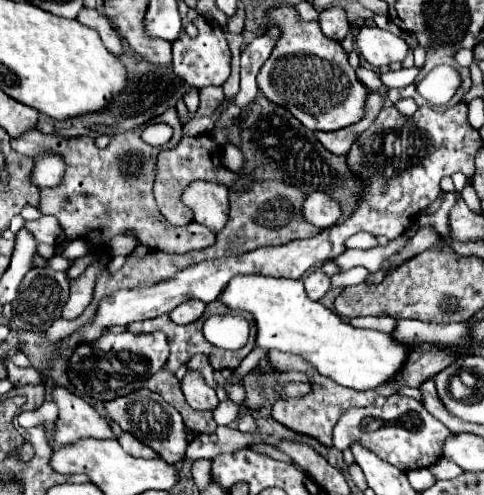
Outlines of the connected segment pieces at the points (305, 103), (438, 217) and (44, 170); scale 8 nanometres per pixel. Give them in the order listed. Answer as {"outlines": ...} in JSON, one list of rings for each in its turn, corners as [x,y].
{"outlines":[[[[293,5],[277,7],[269,17],[273,25],[283,29],[283,35],[257,75],[265,97],[289,109],[311,131],[339,131],[363,119],[369,91],[357,79],[343,47],[327,39],[317,21],[299,21]]],[[[445,193],[445,201],[443,201],[441,209],[439,209],[437,213],[433,213],[433,215],[419,215],[419,217],[417,217],[419,225],[421,225],[421,227],[431,225],[431,227],[435,227],[435,229],[437,229],[437,233],[439,233],[441,237],[449,239],[449,237],[451,237],[451,227],[449,227],[449,211],[453,209],[455,199],[457,199],[457,193]]],[[[45,153],[35,159],[35,169],[33,169],[31,179],[37,187],[55,187],[55,185],[59,185],[63,171],[65,171],[63,159],[57,155]]]]}

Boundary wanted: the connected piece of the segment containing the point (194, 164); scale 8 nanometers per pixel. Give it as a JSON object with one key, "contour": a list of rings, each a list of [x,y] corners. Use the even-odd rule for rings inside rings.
{"contour":[[[185,137],[181,139],[181,143],[167,151],[167,153],[159,153],[157,157],[157,175],[155,175],[155,199],[157,205],[163,213],[163,217],[173,223],[173,225],[189,225],[193,221],[193,211],[187,209],[181,201],[181,193],[183,189],[197,179],[207,179],[207,181],[219,181],[227,187],[231,187],[237,179],[237,175],[233,175],[233,171],[225,169],[221,163],[221,149],[213,149],[215,143],[203,143],[203,137]]]}

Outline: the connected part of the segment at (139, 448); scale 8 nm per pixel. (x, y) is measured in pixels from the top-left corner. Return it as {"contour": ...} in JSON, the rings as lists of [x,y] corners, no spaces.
{"contour":[[[123,431],[121,435],[119,435],[119,439],[117,439],[119,443],[121,443],[121,447],[129,453],[129,455],[133,455],[133,457],[143,457],[143,459],[157,459],[157,453],[155,451],[151,451],[147,445],[143,445],[139,439],[135,439],[133,435],[129,435],[127,431]]]}

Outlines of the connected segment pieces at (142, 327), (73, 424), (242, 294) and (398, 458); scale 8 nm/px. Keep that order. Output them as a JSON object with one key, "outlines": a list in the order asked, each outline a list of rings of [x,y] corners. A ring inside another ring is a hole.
{"outlines":[[[[161,315],[149,321],[137,321],[133,325],[129,325],[131,333],[153,333],[153,331],[162,330],[169,337],[169,347],[171,347],[171,357],[165,363],[167,371],[177,370],[187,363],[195,353],[205,353],[211,357],[213,367],[221,369],[221,361],[225,351],[213,347],[209,341],[205,341],[203,337],[203,319],[197,319],[193,325],[177,325],[169,319],[169,315]]],[[[61,387],[53,389],[51,397],[59,405],[57,429],[53,433],[53,439],[57,445],[77,443],[77,439],[85,439],[85,437],[115,439],[115,433],[111,431],[111,425],[107,423],[107,419],[99,415],[97,409],[91,407],[81,397],[71,395]]],[[[239,275],[227,285],[219,301],[223,301],[229,309],[249,311],[255,317],[259,347],[301,355],[305,361],[315,365],[321,375],[355,391],[377,389],[393,381],[413,351],[413,347],[395,343],[395,339],[387,333],[355,329],[341,321],[337,313],[311,301],[303,289],[303,283],[295,279]]],[[[393,393],[387,397],[383,407],[353,407],[341,415],[333,427],[333,445],[343,451],[353,443],[361,443],[373,451],[379,459],[395,465],[401,471],[423,469],[435,465],[443,457],[443,441],[453,435],[445,425],[441,425],[419,401]]]]}

